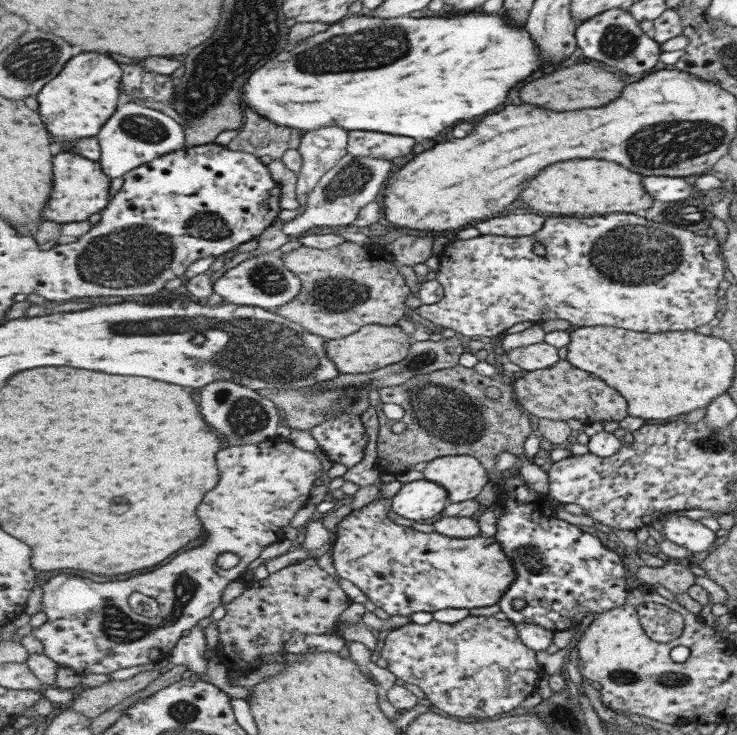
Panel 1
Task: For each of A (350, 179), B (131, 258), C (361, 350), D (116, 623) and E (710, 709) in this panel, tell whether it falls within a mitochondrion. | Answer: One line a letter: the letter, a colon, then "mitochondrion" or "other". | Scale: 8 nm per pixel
A: mitochondrion
B: mitochondrion
C: other
D: mitochondrion
E: other

